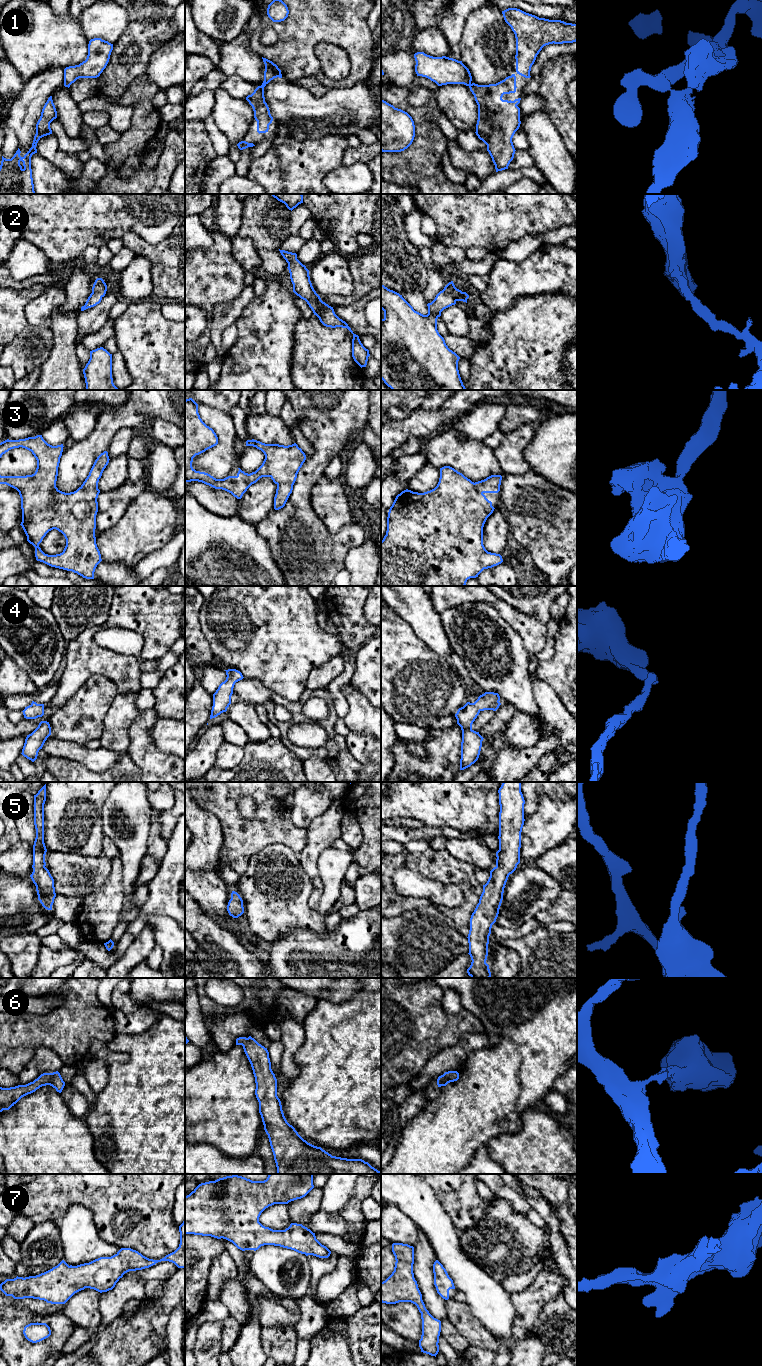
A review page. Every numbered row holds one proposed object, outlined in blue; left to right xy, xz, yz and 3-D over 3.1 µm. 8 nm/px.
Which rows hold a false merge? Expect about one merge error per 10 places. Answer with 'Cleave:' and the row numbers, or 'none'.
Cleave: none

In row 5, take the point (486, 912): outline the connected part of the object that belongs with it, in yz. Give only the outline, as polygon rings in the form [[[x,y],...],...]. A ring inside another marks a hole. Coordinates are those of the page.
[[[503,782],[499,793],[499,850],[496,866],[490,871],[474,912],[470,918],[468,934],[471,965],[467,973],[471,978],[490,978],[486,963],[489,936],[496,922],[503,900],[506,882],[520,863],[521,832],[524,825],[525,800],[521,782]]]

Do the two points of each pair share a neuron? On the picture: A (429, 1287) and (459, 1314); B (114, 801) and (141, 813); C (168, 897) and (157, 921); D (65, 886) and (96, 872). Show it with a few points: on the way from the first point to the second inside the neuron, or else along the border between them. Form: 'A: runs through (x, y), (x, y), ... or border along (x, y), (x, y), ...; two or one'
A: border along (445, 1300), (445, 1314), (447, 1317); two
B: runs through (121, 806), (128, 813), (134, 813); one
C: border along (174, 919), (164, 915), (151, 915), (145, 925); two
D: runs through (73, 878), (76, 875), (88, 873); one

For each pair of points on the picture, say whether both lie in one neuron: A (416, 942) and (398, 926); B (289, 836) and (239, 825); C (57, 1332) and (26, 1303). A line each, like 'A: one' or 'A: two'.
A: one
B: one
C: two

